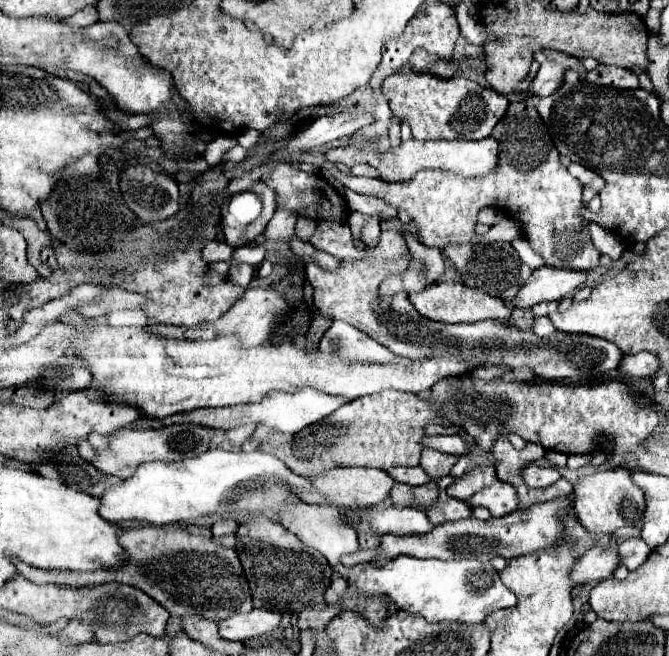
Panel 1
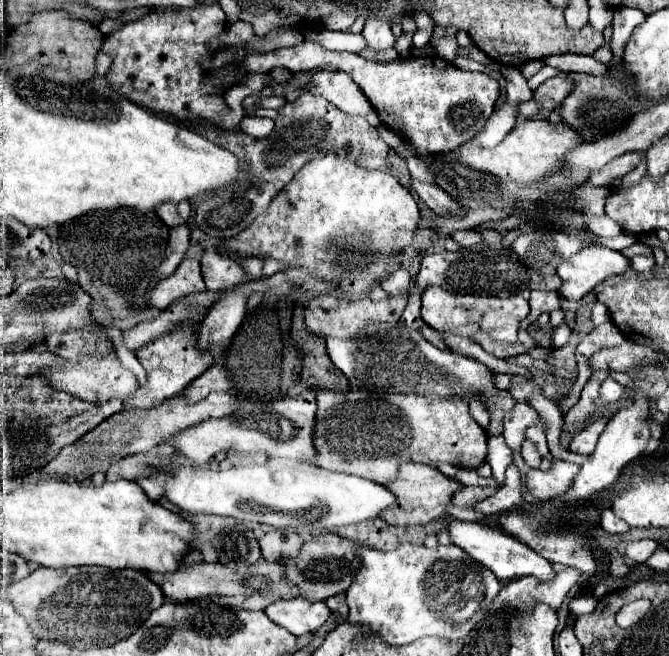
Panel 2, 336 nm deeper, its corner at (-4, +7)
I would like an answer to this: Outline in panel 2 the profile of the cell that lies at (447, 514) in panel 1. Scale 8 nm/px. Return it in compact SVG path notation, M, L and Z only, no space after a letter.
M514 464L508 466L506 470L506 484L502 488L498 488L498 492L478 504L474 504L476 510L480 510L482 514L498 514L516 506L522 506L524 498L522 498L522 480L520 480L520 472Z

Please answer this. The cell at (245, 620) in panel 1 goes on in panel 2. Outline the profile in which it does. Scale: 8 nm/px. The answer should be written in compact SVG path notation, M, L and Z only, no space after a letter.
M302 596L292 598L292 600L272 602L264 612L270 620L284 626L294 636L314 632L328 620L326 604L322 600L310 602L310 600L304 600Z

